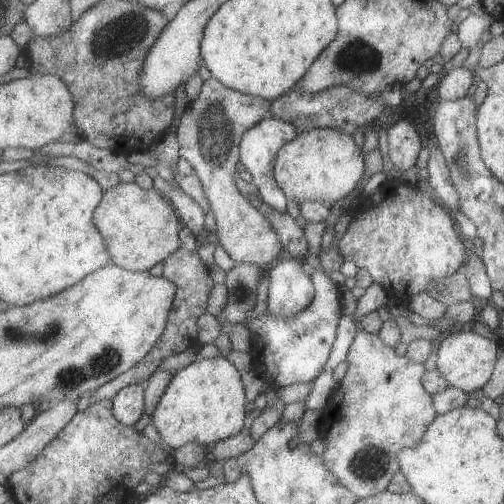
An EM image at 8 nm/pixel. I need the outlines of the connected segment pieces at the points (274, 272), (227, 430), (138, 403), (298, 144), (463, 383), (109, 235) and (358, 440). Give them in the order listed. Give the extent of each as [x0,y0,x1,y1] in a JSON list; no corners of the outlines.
[[267,259,315,317],[151,356,246,450],[113,383,146,426],[274,129,366,207],[436,326,502,393],[95,182,182,271],[319,283,438,499]]

